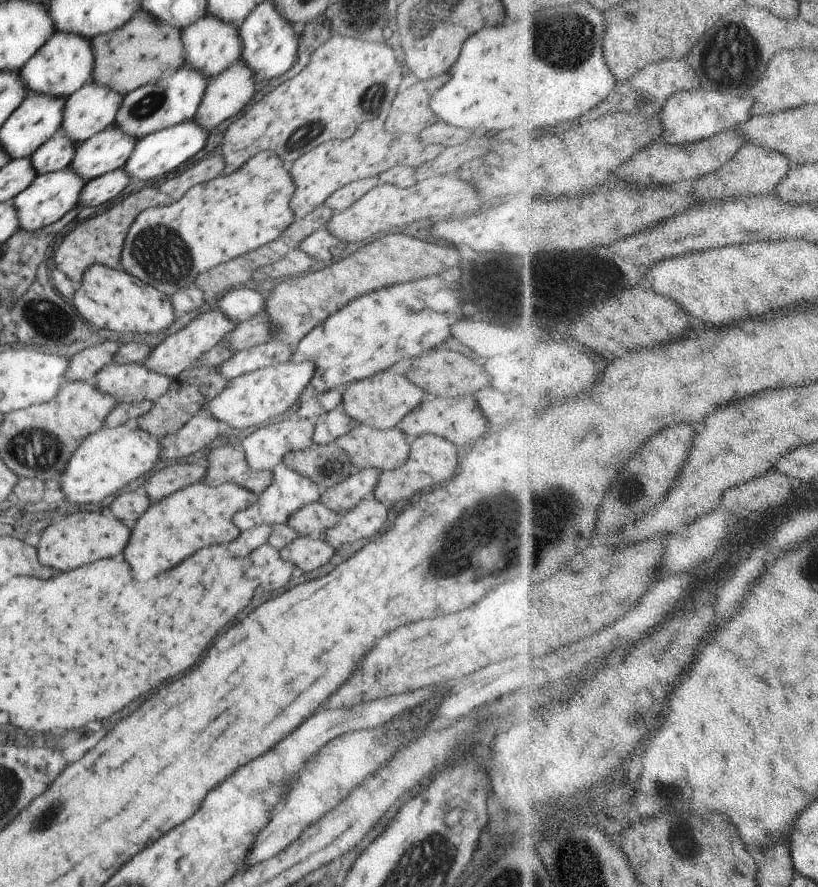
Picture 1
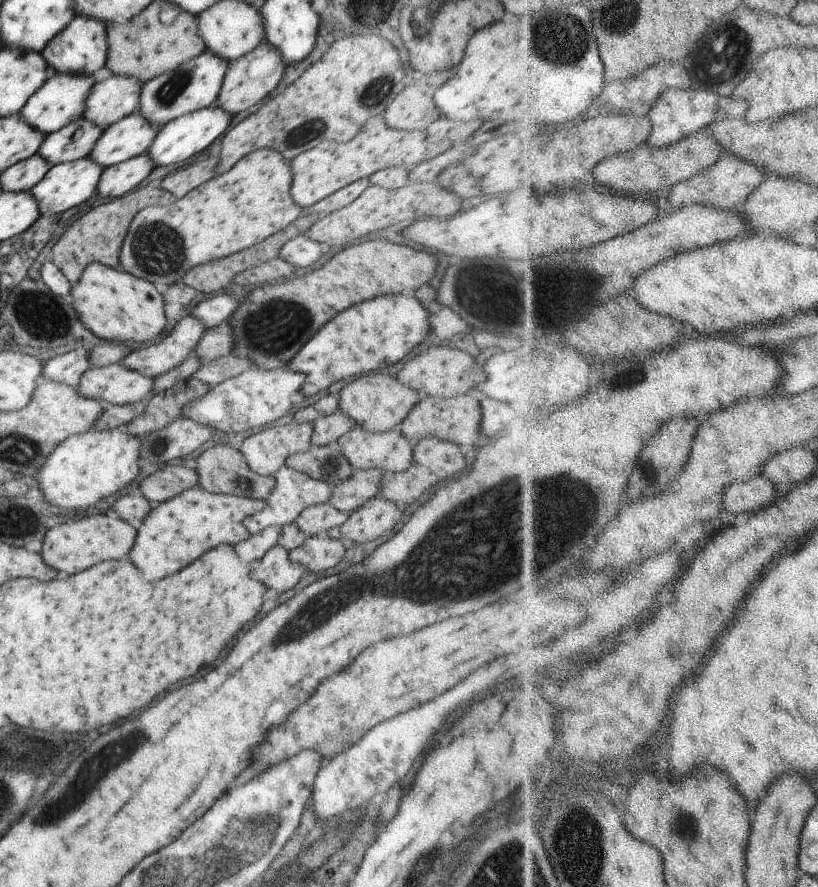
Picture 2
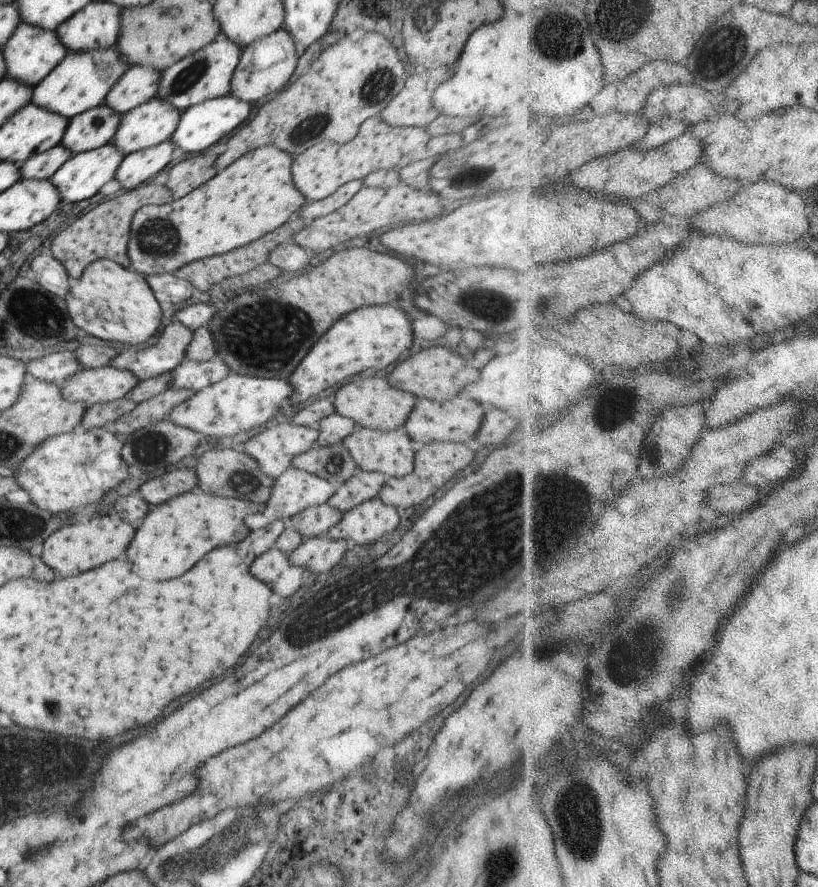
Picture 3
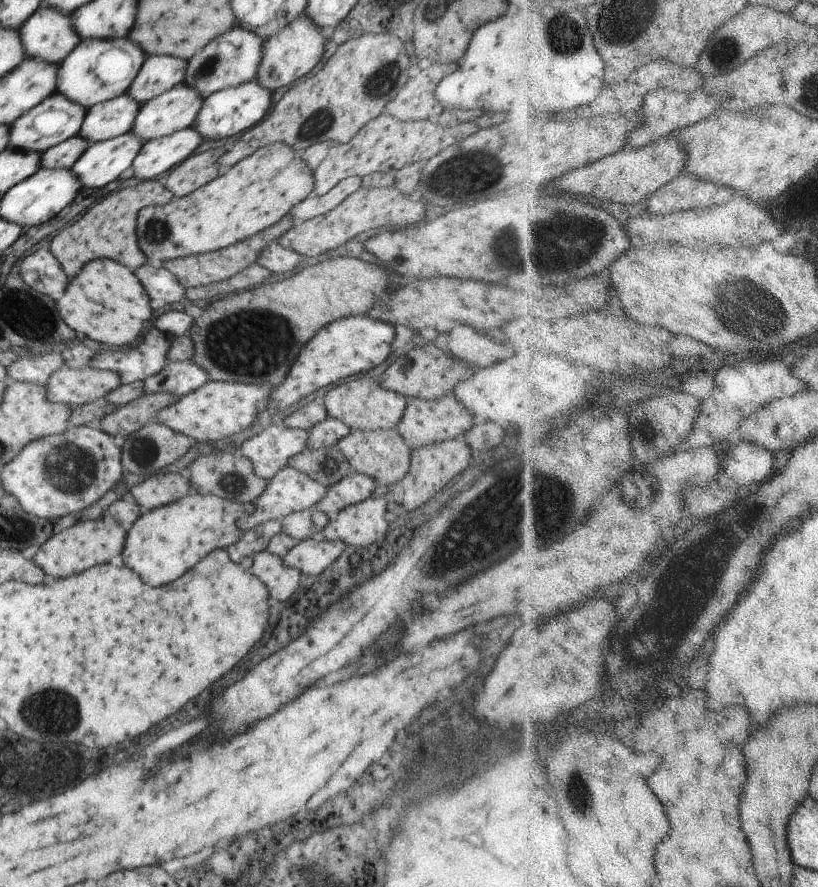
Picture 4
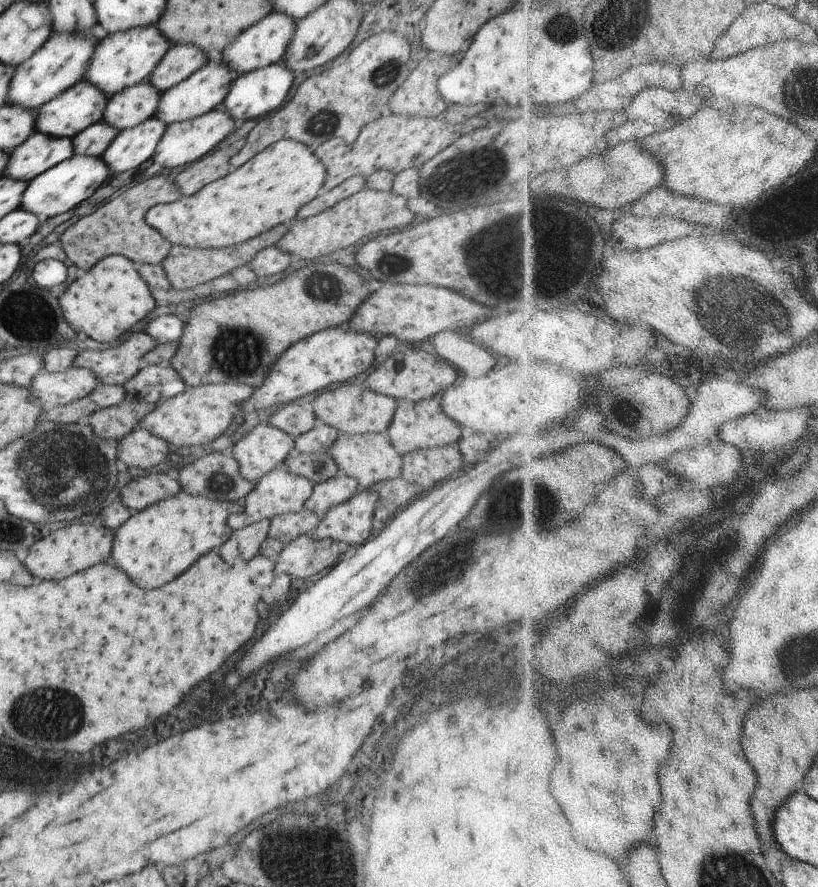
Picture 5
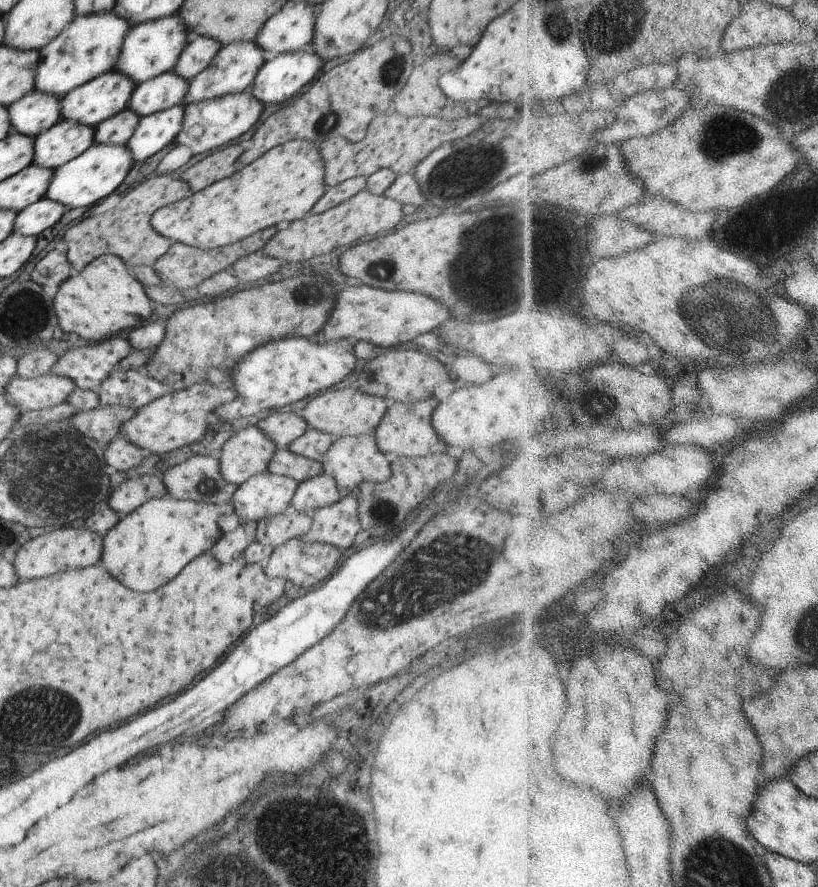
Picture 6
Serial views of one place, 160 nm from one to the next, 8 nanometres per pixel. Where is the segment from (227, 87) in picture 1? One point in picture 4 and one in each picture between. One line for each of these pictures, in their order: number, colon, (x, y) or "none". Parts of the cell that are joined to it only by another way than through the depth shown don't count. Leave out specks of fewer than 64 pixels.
2: (253, 76)
3: (264, 68)
4: (292, 52)

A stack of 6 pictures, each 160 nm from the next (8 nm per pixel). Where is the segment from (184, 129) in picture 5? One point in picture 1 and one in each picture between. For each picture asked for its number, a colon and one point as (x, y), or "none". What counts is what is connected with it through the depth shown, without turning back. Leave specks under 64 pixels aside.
1: (101, 190)
2: (116, 180)
3: (137, 168)
4: (158, 155)

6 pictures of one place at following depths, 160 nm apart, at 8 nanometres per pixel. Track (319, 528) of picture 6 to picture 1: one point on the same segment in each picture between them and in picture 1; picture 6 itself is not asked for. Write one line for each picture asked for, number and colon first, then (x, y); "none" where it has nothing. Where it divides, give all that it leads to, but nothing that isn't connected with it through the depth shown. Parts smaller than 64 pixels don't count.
1: (363, 521)
2: (374, 518)
3: (367, 522)
4: (361, 524)
5: (350, 521)

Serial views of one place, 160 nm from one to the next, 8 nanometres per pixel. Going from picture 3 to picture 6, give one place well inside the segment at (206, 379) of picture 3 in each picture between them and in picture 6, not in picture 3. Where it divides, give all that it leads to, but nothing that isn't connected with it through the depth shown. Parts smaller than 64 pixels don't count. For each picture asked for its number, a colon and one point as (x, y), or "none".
4: (178, 378)
5: (151, 383)
6: (132, 388)

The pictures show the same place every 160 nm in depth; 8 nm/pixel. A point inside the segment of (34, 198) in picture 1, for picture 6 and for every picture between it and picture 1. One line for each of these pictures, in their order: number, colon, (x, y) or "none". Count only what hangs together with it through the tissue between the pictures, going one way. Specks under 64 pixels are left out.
2: (66, 185)
3: (82, 176)
4: (104, 161)
5: (133, 146)
6: (155, 131)

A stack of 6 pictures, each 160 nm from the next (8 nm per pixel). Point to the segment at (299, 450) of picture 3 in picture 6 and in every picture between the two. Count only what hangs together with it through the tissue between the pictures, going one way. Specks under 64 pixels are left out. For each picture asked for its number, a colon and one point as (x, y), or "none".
4: (270, 450)
5: (265, 447)
6: (247, 453)

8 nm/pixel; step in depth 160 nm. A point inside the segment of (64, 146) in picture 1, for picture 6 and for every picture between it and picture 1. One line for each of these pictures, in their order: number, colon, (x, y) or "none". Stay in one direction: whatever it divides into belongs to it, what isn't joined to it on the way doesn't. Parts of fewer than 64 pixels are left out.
2: (76, 140)
3: (93, 128)
4: (114, 117)
5: (129, 107)
6: (169, 89)

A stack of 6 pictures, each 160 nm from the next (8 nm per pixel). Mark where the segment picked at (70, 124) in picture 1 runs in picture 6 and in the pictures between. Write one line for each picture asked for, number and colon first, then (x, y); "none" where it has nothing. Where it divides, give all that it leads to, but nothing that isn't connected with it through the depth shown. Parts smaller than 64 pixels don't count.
2: (116, 97)
3: (139, 84)
4: (158, 74)
5: (180, 62)
6: (198, 54)

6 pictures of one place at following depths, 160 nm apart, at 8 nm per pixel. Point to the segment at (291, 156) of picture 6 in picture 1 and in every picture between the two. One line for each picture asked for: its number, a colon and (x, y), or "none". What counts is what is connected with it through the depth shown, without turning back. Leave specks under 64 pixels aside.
1: (167, 247)
2: (234, 211)
3: (255, 195)
4: (253, 195)
5: (270, 189)

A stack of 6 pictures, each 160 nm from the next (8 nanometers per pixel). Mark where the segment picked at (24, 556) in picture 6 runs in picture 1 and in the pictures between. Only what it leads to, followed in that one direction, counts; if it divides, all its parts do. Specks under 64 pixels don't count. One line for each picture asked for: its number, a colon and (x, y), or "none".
1: (81, 538)
2: (87, 538)
3: (78, 547)
4: (70, 551)
5: (77, 547)

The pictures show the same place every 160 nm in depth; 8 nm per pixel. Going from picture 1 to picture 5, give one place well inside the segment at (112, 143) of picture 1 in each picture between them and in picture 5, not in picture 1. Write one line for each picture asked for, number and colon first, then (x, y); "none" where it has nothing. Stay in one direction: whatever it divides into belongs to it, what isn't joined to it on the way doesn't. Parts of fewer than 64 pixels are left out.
2: (133, 135)
3: (148, 124)
4: (176, 109)
5: (206, 89)

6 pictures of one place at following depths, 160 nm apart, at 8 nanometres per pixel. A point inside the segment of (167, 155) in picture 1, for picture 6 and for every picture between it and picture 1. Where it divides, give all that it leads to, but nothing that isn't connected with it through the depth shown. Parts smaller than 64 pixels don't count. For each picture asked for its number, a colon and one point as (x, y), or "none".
2: (181, 138)
3: (200, 126)
4: (229, 111)
5: (257, 93)
6: (281, 78)

